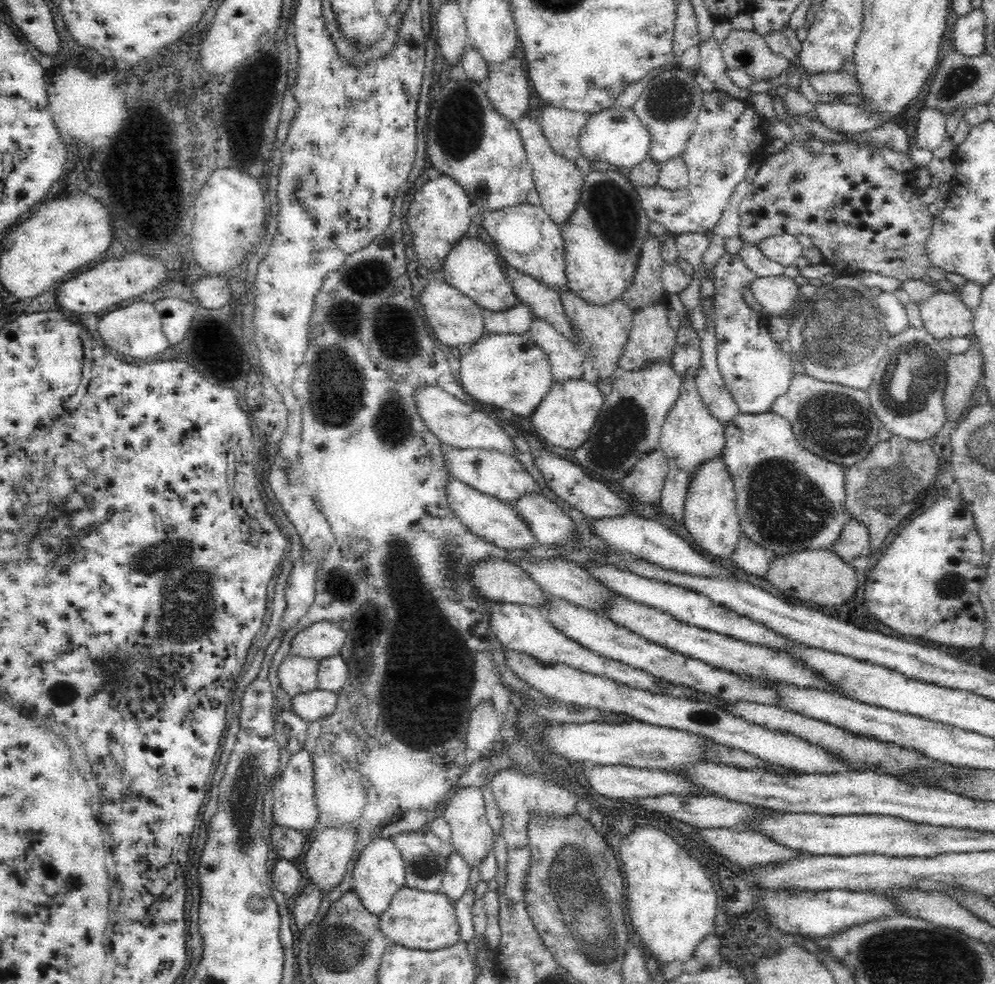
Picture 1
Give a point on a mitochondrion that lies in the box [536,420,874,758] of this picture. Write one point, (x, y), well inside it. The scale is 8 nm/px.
(789, 510)

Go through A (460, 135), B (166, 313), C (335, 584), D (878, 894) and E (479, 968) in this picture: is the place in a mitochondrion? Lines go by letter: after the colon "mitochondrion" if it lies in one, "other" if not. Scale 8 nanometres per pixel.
A: mitochondrion
B: other
C: mitochondrion
D: other
E: other

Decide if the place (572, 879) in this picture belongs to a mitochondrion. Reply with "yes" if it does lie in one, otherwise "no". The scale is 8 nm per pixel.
yes

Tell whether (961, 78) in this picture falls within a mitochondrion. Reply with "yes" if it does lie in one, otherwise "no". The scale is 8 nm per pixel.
yes

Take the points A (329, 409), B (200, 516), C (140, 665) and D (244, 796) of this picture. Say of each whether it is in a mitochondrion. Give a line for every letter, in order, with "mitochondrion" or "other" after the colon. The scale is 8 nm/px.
A: mitochondrion
B: other
C: other
D: mitochondrion

